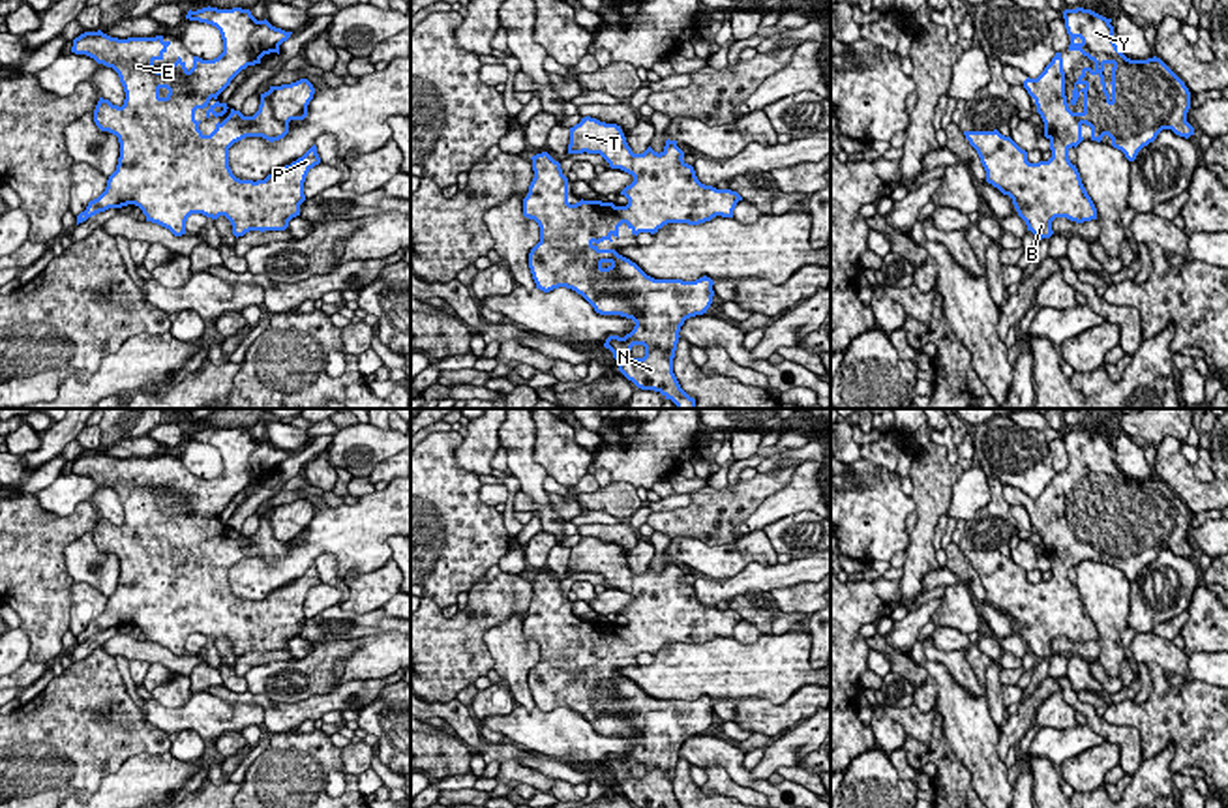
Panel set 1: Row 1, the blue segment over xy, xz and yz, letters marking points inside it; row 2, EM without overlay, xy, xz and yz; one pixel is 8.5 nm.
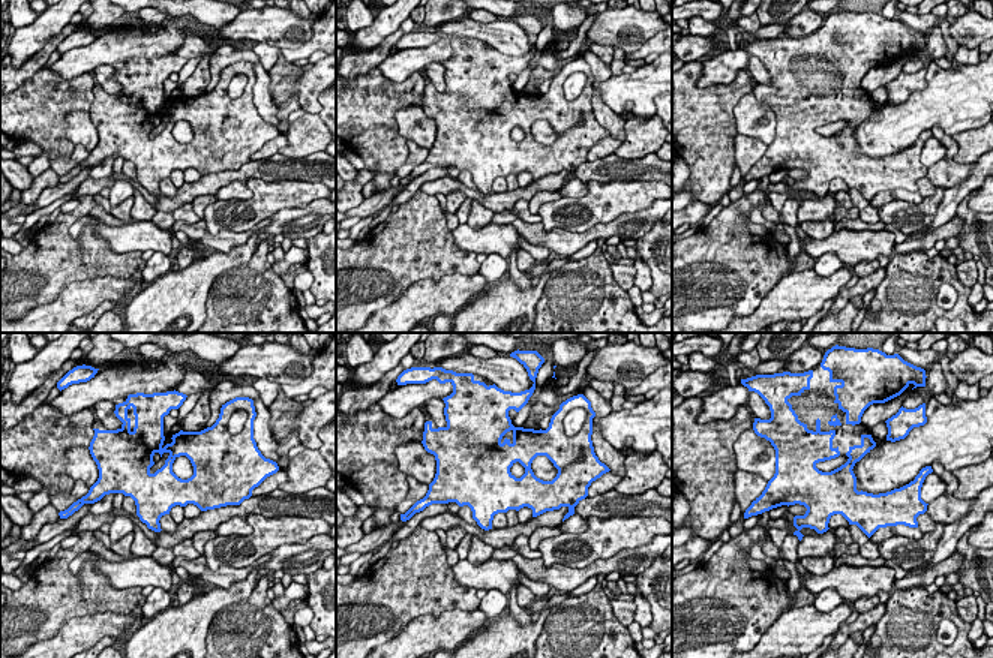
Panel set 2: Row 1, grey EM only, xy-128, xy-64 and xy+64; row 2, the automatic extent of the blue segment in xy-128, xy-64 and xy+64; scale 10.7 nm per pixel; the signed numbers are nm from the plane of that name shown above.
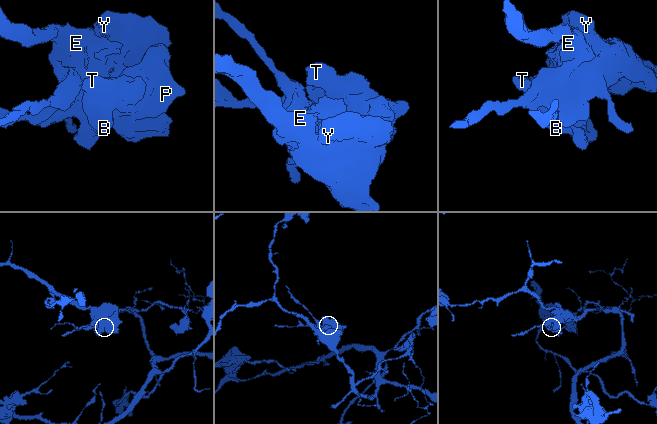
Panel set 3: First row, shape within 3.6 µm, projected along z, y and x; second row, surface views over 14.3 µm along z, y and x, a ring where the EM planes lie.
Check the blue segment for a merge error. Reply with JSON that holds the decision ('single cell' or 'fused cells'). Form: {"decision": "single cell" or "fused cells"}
{"decision": "single cell"}

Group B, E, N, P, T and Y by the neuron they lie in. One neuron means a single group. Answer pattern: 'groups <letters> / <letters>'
groups B E N P T Y

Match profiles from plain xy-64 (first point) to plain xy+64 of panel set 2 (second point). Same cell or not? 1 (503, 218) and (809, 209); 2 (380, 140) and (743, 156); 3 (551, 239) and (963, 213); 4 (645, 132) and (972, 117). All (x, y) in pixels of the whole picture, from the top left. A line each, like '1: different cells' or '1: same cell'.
1: different cells
2: different cells
3: different cells
4: different cells

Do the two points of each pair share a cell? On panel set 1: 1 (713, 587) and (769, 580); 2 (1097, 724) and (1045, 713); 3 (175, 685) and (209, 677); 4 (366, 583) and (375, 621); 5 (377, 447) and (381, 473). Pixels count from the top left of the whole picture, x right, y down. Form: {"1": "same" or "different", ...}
{"1": "same", "2": "different", "3": "same", "4": "different", "5": "different"}

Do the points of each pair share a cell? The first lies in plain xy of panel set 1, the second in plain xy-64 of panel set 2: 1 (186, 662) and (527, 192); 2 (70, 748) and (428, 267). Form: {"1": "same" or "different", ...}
{"1": "same", "2": "same"}

